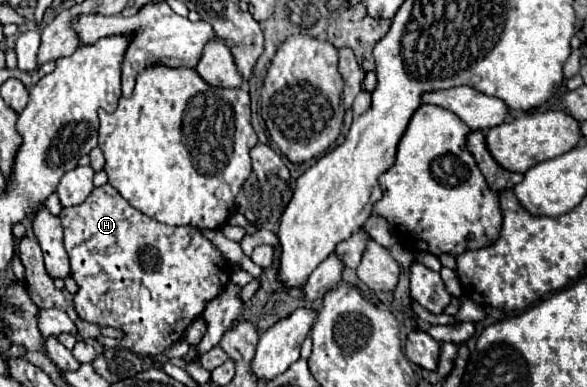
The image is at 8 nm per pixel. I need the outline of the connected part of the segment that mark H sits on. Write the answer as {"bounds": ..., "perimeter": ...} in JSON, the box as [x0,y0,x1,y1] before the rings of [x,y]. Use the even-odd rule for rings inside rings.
{"bounds":[59,183,231,355],"perimeter":[[[109,183],[93,189],[93,193],[75,207],[67,207],[59,215],[65,229],[65,249],[71,259],[71,277],[77,283],[73,305],[83,321],[99,327],[123,329],[121,339],[97,337],[101,345],[121,345],[139,355],[161,355],[173,343],[185,337],[187,327],[203,315],[207,301],[213,301],[231,279],[231,263],[215,249],[207,237],[195,227],[163,225],[135,207],[131,207]]]}

